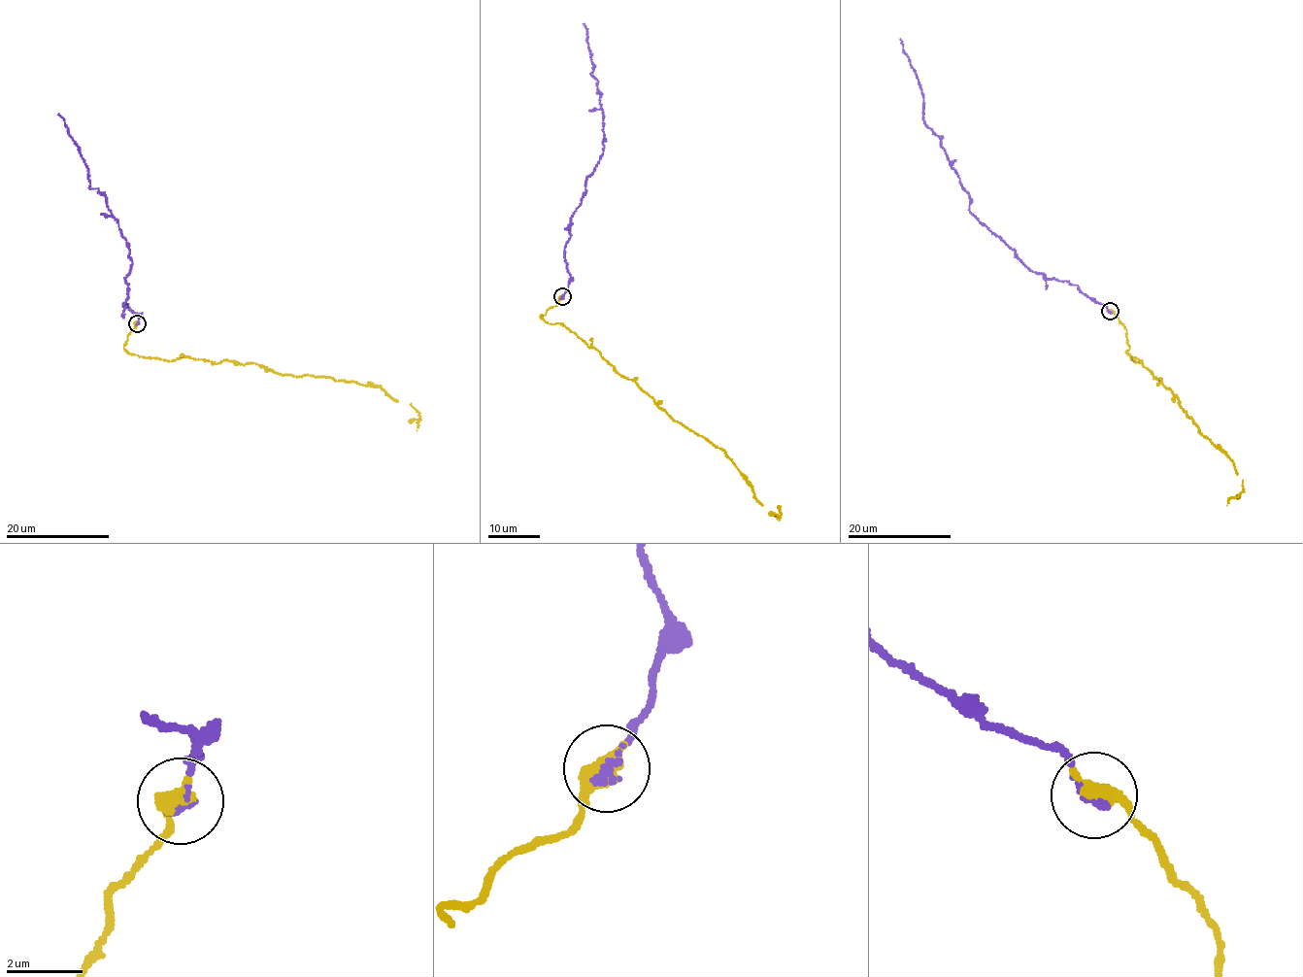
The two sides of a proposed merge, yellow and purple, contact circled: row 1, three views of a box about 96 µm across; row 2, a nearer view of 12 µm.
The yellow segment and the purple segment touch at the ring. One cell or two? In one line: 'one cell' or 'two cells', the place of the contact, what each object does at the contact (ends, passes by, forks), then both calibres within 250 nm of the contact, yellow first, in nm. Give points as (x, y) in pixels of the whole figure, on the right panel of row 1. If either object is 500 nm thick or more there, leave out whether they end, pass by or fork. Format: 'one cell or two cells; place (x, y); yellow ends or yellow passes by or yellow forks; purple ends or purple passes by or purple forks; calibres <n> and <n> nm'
one cell; place (1110, 311); calibres 600 and 130 nm

